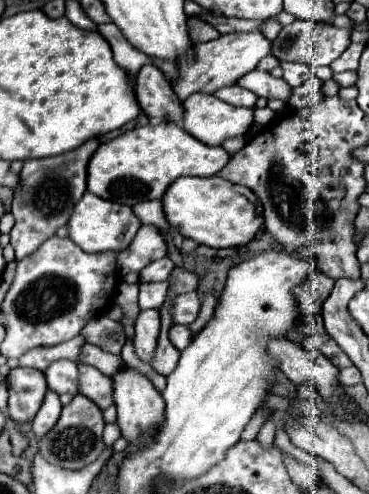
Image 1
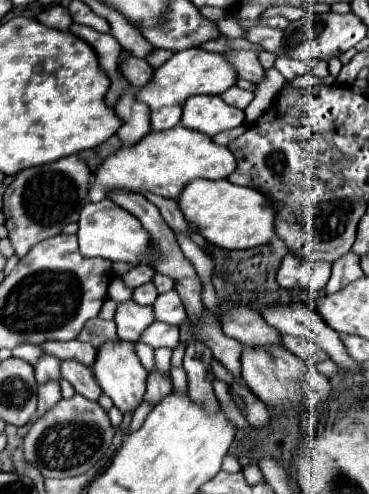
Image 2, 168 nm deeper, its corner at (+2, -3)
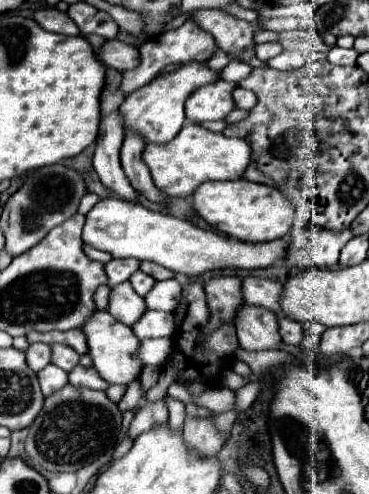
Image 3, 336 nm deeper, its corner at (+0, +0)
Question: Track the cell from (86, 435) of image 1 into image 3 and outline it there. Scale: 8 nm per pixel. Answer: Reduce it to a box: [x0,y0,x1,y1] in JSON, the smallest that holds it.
[26,384,122,472]

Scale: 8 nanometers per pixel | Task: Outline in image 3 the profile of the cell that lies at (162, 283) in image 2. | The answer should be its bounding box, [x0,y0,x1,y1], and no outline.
[140,260,174,280]

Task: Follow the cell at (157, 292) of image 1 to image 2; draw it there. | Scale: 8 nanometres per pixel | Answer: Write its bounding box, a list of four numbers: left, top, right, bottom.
[134,283,158,305]

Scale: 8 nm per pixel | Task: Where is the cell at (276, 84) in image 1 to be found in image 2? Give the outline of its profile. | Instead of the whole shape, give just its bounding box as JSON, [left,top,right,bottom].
[226,51,264,83]

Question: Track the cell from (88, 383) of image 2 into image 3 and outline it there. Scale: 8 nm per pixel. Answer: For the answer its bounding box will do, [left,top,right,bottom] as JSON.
[50,344,80,372]

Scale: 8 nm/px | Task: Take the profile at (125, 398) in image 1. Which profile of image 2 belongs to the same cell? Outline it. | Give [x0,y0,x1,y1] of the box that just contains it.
[92,341,148,413]

